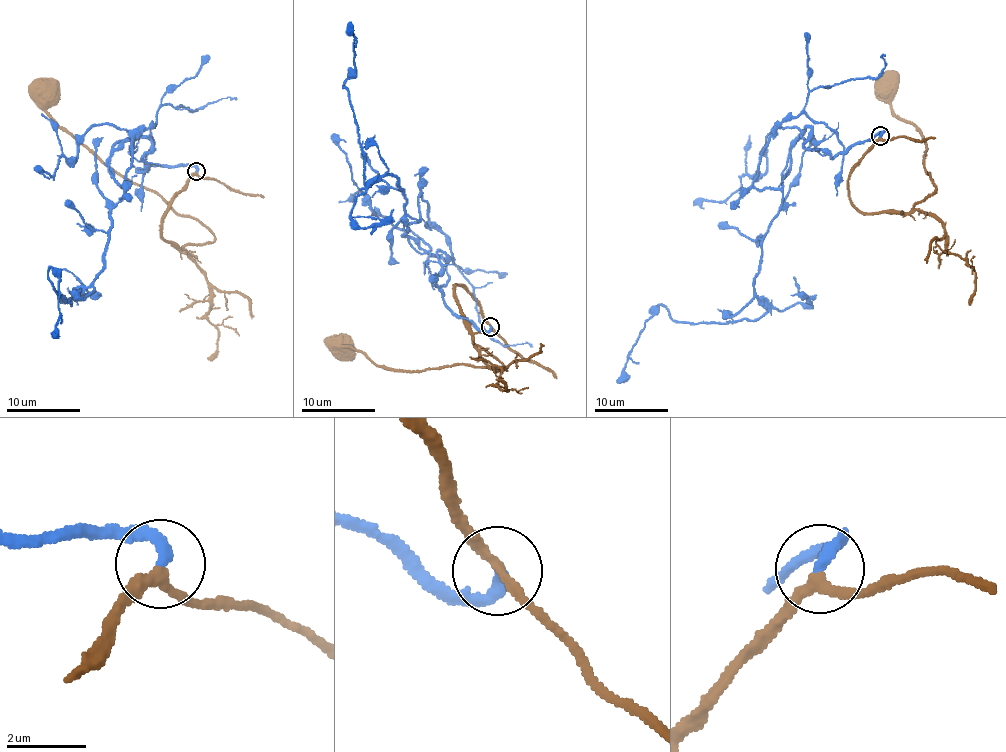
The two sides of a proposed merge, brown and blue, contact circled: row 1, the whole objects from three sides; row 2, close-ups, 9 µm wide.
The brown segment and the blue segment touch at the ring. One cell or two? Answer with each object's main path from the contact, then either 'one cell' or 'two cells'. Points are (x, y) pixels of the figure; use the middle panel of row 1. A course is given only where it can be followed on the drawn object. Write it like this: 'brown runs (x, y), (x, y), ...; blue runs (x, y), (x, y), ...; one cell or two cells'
brown runs (490, 326), (480, 306), (457, 284), (457, 304), (472, 338), (505, 368), (394, 371), (352, 347), (342, 348); blue runs (490, 326), (447, 305), (446, 265), (405, 230), (419, 219), (359, 142), (349, 22); one cell

